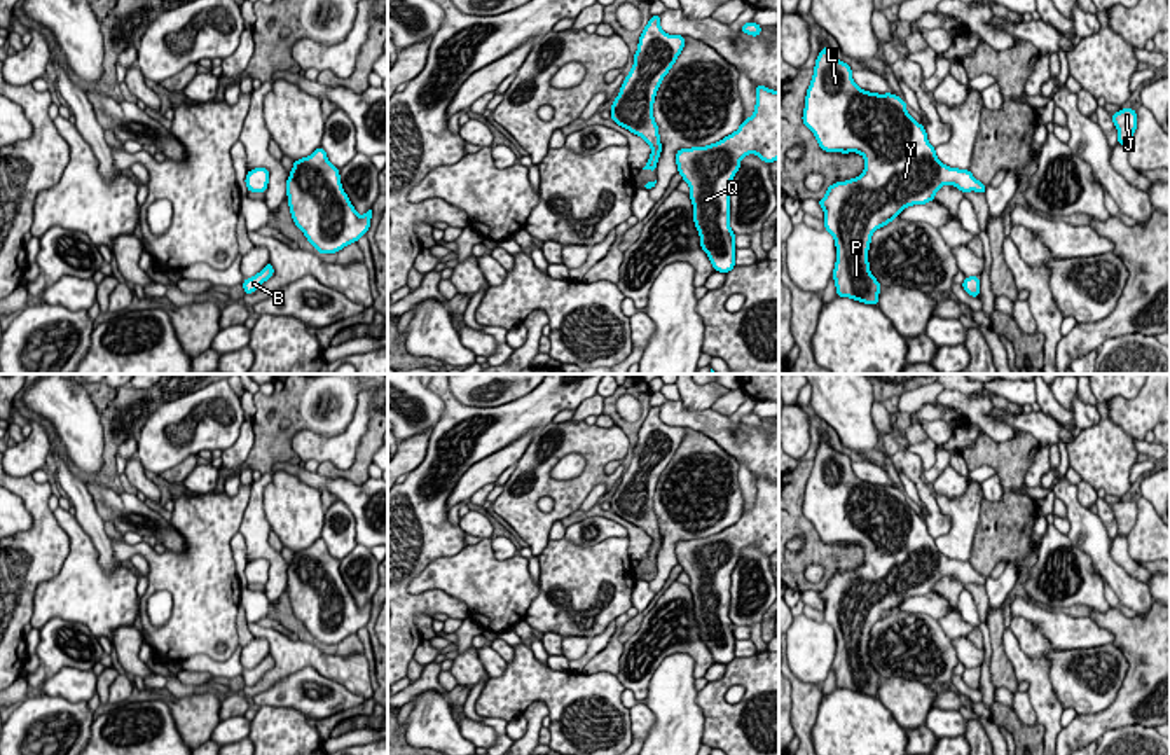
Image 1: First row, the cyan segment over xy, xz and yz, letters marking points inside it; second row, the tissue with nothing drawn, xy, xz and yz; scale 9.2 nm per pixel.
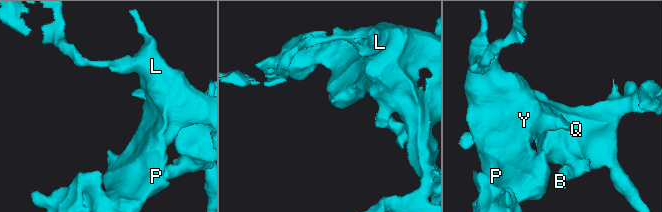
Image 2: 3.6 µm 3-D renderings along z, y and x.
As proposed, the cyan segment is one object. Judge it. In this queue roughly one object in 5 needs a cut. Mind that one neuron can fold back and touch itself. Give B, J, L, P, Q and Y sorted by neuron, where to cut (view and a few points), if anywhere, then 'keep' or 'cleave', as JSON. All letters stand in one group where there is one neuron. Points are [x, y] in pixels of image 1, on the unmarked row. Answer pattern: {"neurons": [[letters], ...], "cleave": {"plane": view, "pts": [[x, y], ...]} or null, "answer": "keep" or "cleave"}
{"neurons": [["B", "J", "L", "P", "Q", "Y"]], "cleave": null, "answer": "keep"}

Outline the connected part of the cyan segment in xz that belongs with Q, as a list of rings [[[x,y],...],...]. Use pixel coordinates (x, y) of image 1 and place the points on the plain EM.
[[[754,477],[754,482],[754,505],[737,523],[716,535],[676,544],[678,565],[690,577],[700,638],[718,664],[735,659],[730,580],[742,549],[756,545],[767,556],[779,551],[779,481]]]

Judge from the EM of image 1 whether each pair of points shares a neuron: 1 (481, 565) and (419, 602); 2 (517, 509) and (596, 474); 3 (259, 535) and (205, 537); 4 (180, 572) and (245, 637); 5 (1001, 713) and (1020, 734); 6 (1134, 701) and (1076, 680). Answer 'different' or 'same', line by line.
1: different
2: same
3: different
4: different
5: same
6: different

